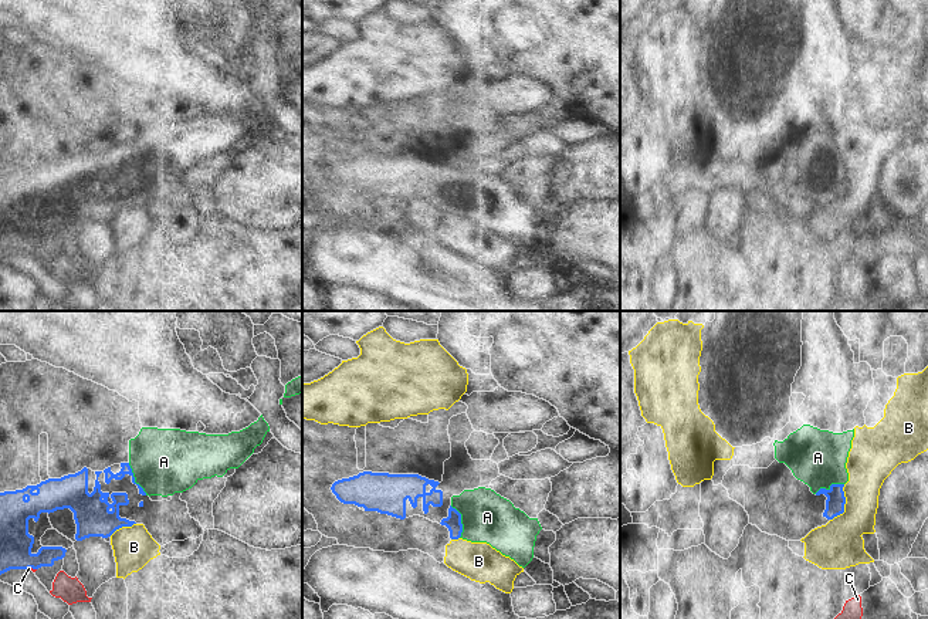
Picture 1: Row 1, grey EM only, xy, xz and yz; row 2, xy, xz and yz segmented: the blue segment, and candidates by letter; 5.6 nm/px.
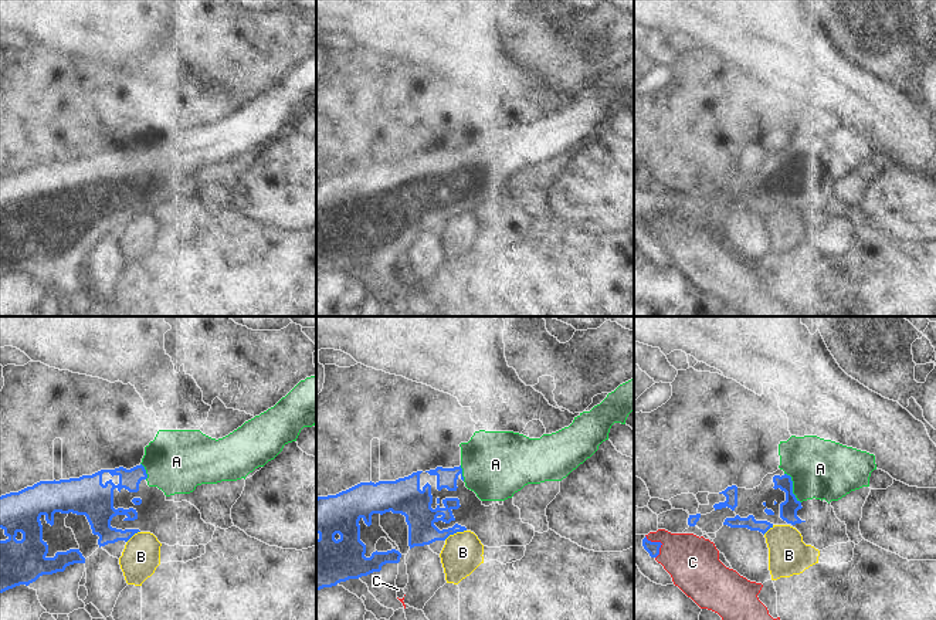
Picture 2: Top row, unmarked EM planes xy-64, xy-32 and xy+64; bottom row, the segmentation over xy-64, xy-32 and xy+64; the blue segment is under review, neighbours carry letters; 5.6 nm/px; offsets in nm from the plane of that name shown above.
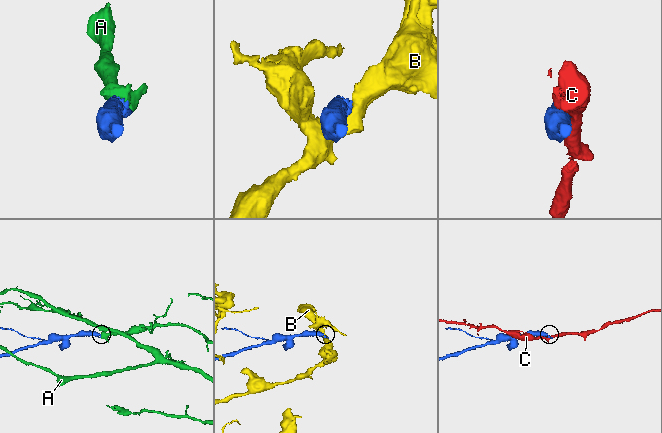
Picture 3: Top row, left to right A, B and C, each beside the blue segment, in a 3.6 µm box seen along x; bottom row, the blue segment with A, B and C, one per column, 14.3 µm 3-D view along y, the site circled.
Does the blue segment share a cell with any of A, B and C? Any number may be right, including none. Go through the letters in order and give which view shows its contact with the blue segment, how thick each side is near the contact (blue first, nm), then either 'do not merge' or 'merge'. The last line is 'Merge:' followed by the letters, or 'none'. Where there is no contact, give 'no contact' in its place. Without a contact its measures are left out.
A: contact in xy; calibres 50 and 380 nm; merge
B: contact in yz; calibres 110 and 280 nm; do not merge
C: contact in xy; calibres 180 and 20 nm; do not merge
Merge: A

